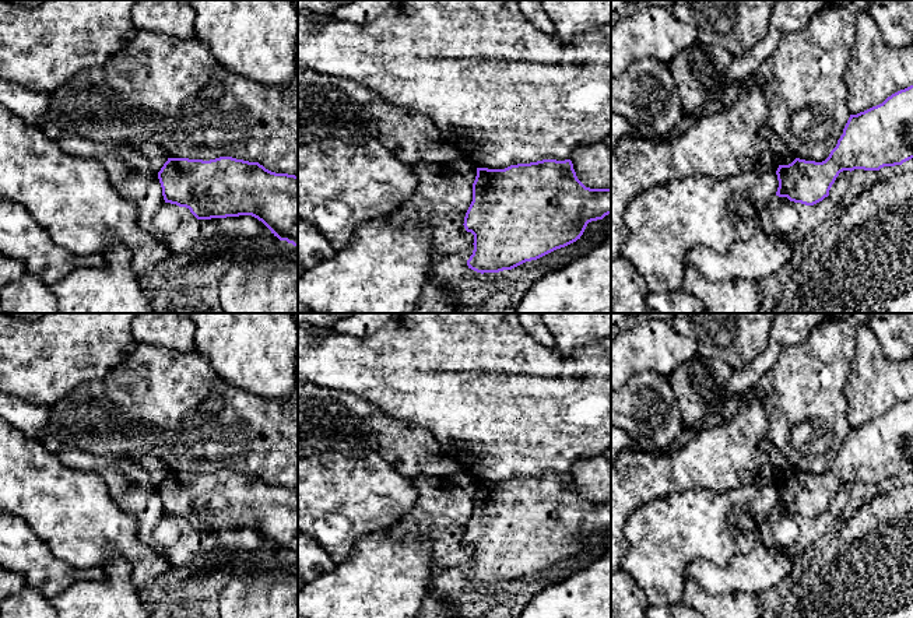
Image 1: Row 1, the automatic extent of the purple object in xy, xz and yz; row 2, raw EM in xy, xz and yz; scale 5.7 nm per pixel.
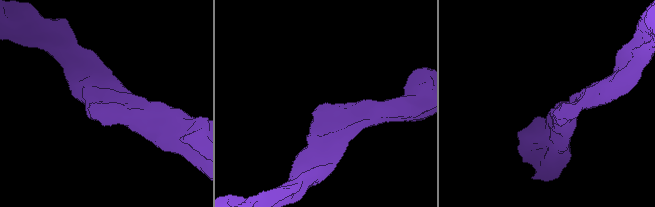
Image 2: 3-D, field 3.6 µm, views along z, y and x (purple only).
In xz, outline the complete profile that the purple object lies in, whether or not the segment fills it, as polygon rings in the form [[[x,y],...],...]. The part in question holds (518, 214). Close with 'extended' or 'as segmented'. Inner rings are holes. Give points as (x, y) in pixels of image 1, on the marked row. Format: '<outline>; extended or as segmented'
[[[542,159],[505,169],[477,168],[473,201],[463,224],[474,235],[474,250],[467,266],[481,274],[512,270],[576,242],[589,222],[608,214],[611,187],[586,187],[570,159]]]; as segmented

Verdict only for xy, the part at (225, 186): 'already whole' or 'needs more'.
already whole

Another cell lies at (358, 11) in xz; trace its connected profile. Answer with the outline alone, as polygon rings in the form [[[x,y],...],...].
[[[352,0],[340,7],[333,17],[345,22],[364,24],[383,14],[393,0]]]

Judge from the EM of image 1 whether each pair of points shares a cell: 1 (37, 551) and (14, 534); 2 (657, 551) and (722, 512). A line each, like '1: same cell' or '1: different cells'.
1: same cell
2: same cell

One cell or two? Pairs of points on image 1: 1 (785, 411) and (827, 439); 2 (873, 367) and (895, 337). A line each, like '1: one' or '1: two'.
1: one
2: two

